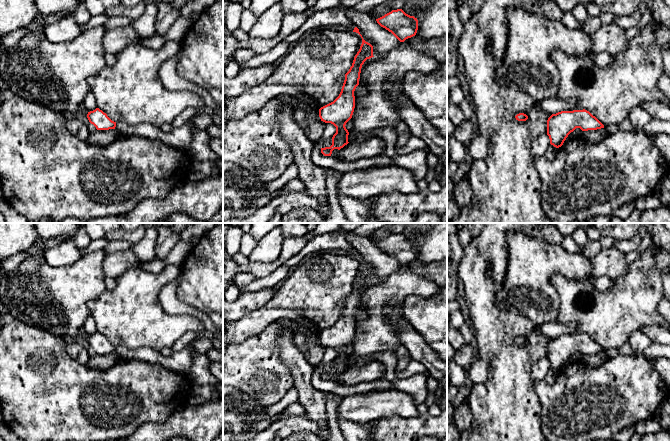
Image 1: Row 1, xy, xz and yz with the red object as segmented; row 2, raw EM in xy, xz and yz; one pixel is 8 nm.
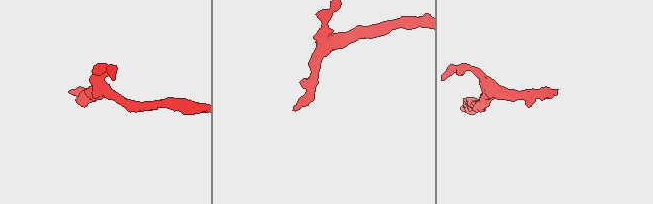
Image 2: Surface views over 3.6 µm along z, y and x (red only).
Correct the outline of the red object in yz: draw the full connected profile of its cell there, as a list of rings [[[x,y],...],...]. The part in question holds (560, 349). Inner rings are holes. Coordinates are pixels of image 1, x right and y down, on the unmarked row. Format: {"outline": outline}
{"outline": [[[585,333],[552,338],[547,344],[550,368],[556,372],[561,371],[568,359],[576,352],[588,355],[604,352],[604,349]]]}

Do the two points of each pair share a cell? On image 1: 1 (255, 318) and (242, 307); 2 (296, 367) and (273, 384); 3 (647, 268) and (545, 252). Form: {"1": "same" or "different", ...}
{"1": "different", "2": "different", "3": "different"}

